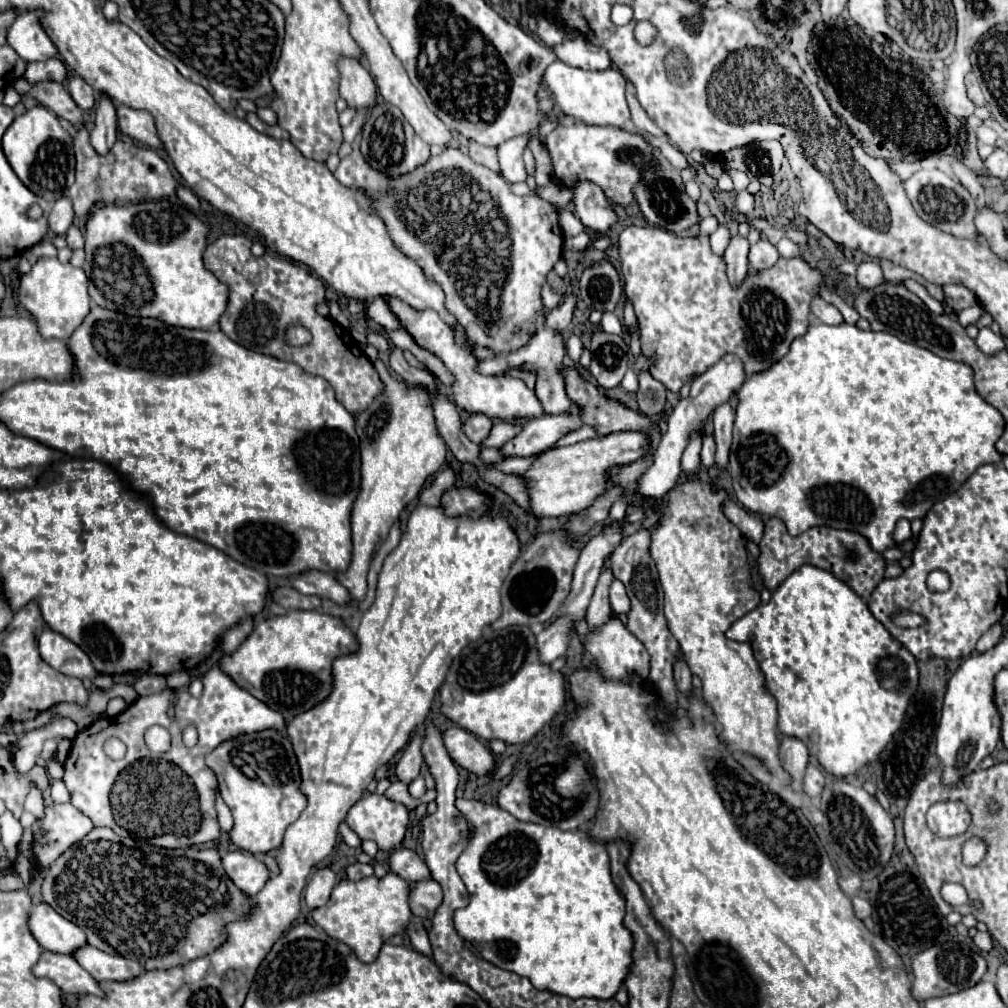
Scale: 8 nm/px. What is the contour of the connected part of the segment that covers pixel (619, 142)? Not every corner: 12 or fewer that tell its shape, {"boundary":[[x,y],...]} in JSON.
{"boundary":[[557,125],[545,139],[557,185],[599,185],[633,203],[653,149],[617,127]]}

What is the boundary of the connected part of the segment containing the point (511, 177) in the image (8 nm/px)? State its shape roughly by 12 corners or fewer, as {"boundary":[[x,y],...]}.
{"boundary":[[527,137],[497,147],[501,175],[509,183],[525,181],[523,149]]}

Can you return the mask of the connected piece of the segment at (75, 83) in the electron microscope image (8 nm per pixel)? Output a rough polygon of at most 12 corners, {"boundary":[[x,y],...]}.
{"boundary":[[81,77],[69,79],[73,101],[89,111],[95,105],[95,93]]}

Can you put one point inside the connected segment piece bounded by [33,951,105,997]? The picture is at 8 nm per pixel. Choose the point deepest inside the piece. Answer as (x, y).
(63, 970)

